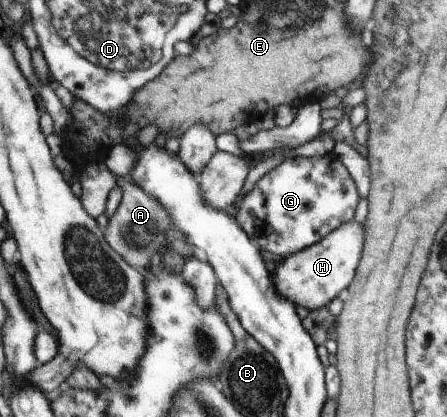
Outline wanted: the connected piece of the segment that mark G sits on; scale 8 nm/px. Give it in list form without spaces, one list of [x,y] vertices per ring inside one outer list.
[[[334,153],[309,158],[294,156],[284,158],[279,165],[256,181],[254,188],[238,201],[235,221],[260,250],[285,258],[301,249],[310,248],[313,243],[334,232],[339,225],[349,222],[354,215],[356,203],[358,195],[355,183]]]

